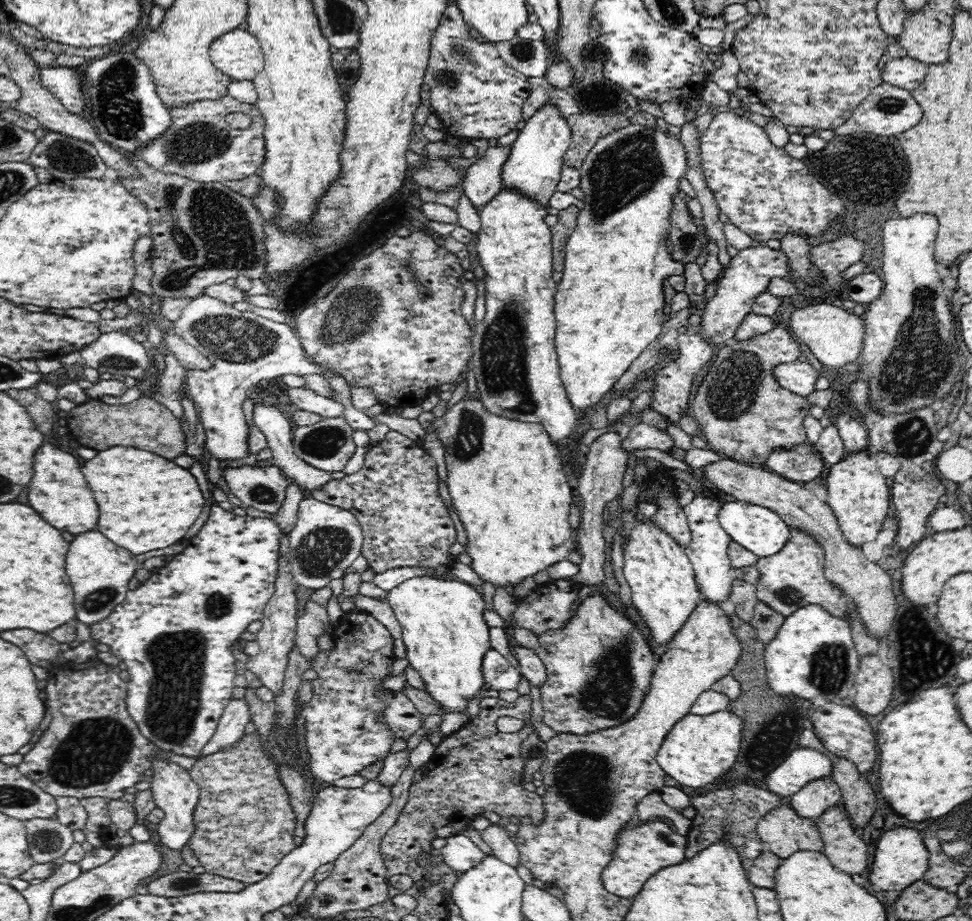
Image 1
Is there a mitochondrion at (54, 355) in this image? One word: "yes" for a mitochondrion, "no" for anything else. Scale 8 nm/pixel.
no

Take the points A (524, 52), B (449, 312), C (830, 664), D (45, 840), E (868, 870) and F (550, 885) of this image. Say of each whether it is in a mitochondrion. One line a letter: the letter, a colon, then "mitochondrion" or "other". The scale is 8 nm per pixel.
A: mitochondrion
B: other
C: mitochondrion
D: mitochondrion
E: other
F: other

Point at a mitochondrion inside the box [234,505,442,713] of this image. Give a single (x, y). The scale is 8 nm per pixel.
(319, 553)

